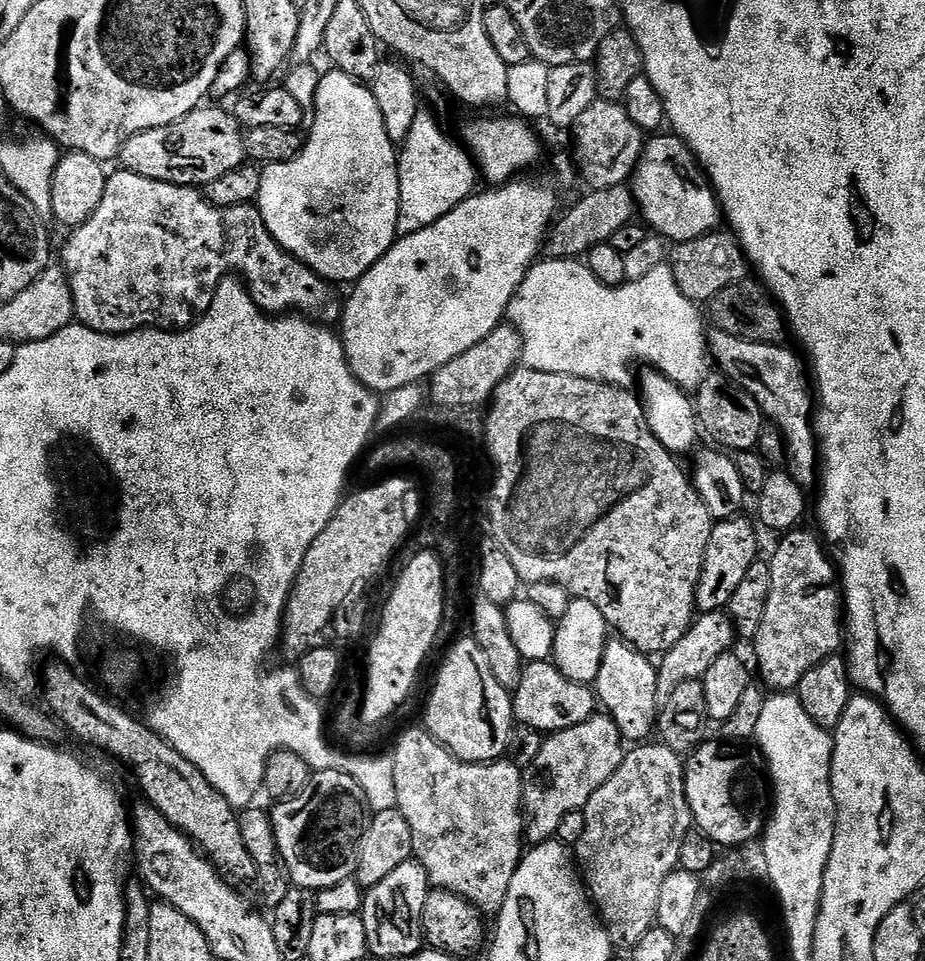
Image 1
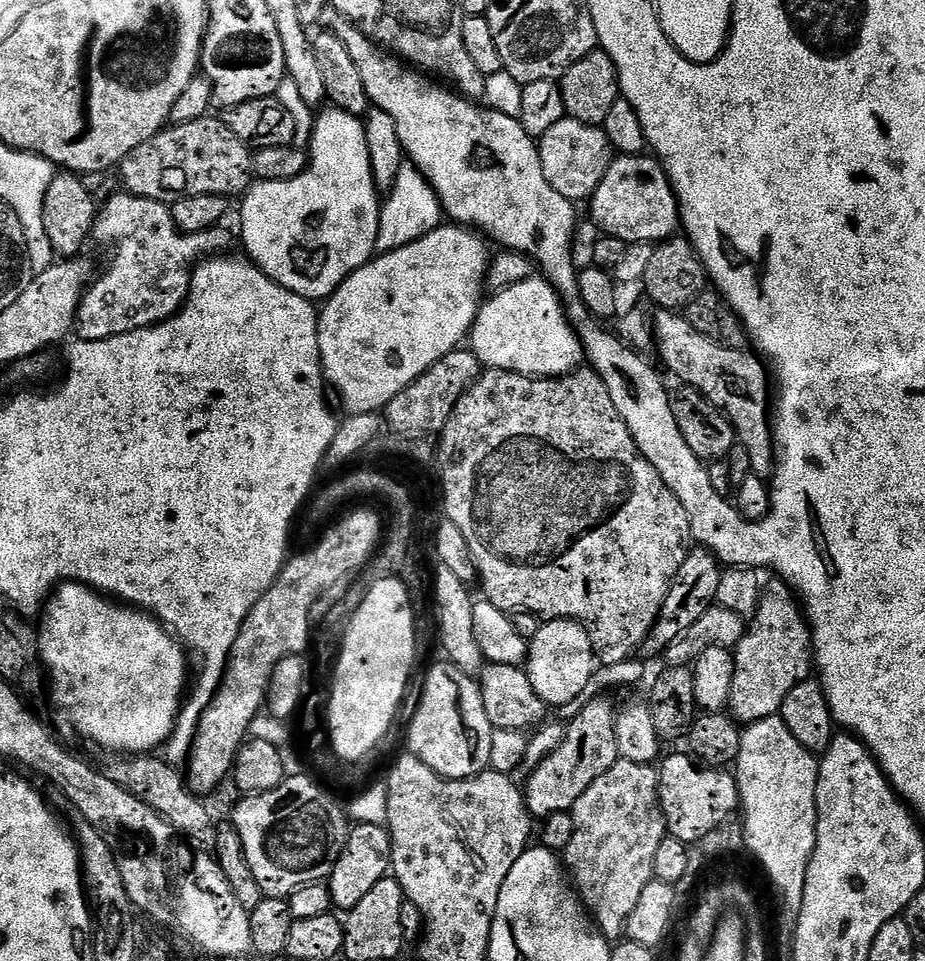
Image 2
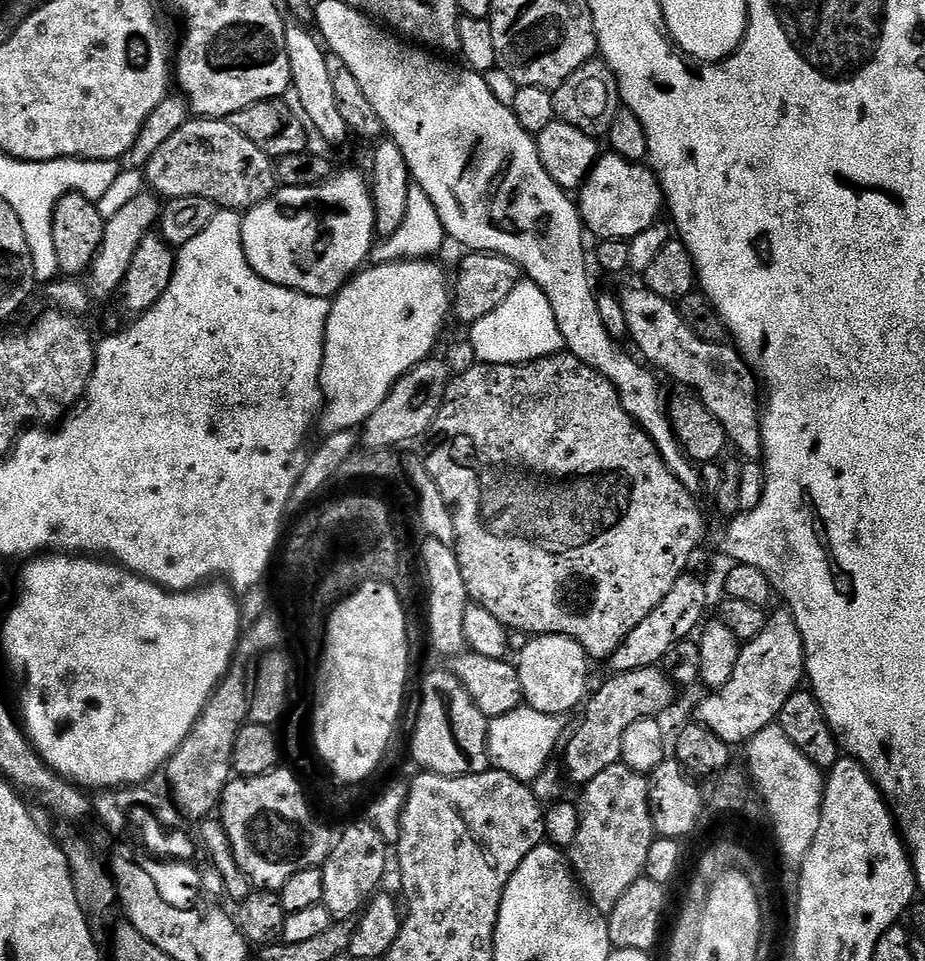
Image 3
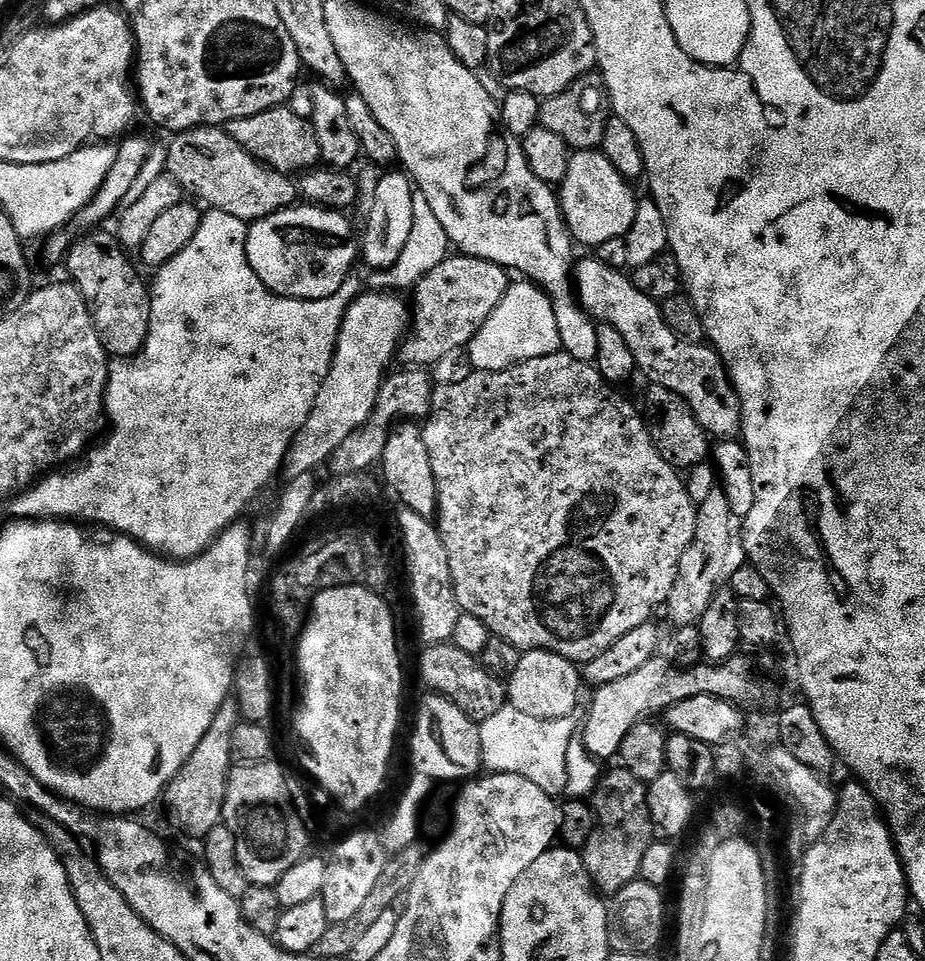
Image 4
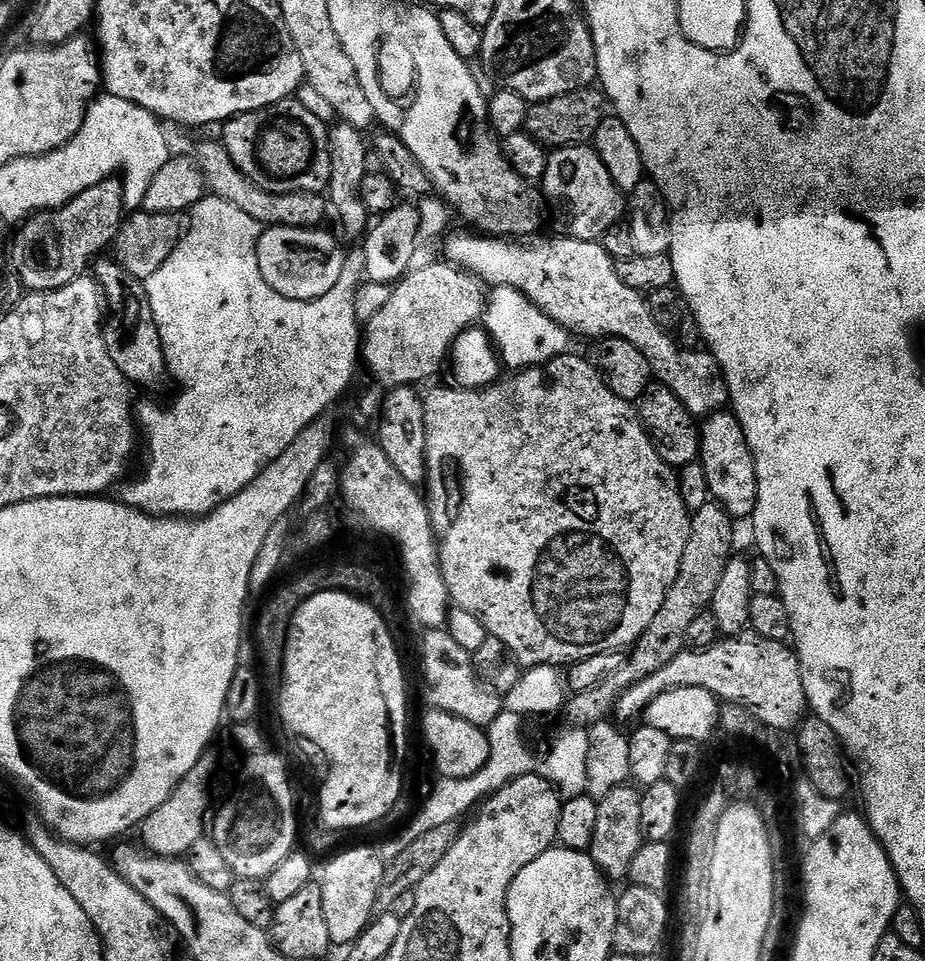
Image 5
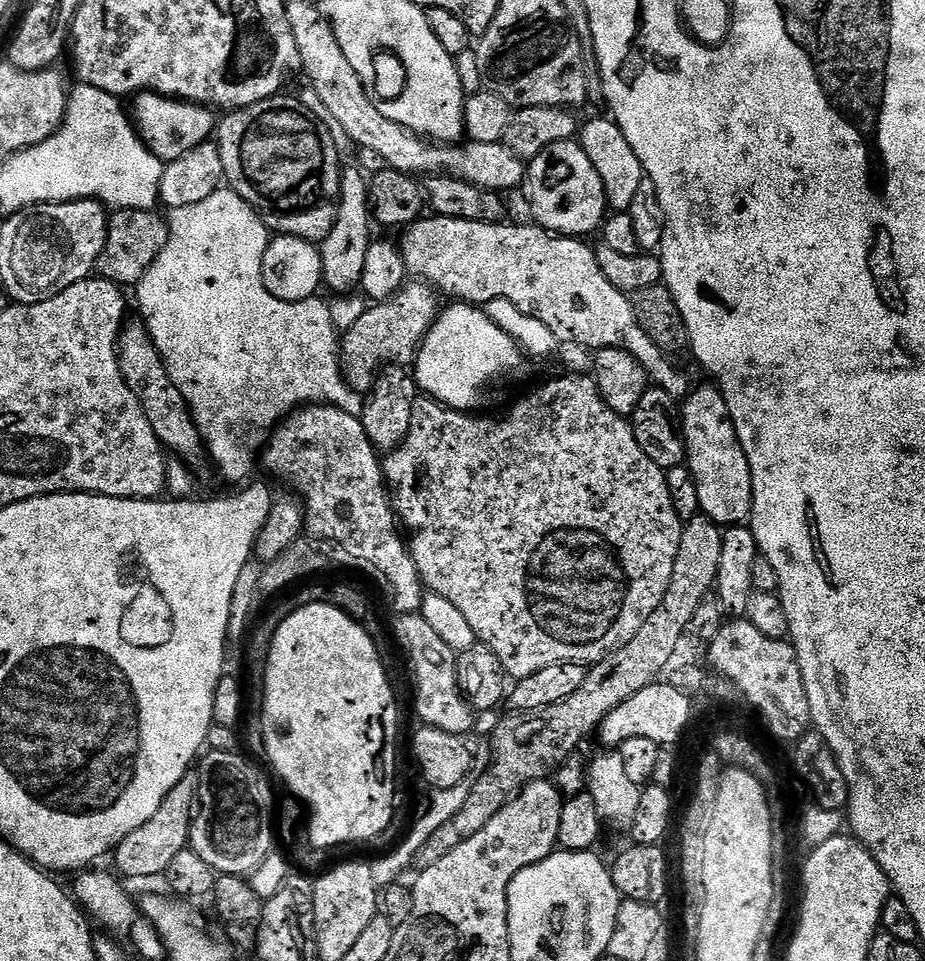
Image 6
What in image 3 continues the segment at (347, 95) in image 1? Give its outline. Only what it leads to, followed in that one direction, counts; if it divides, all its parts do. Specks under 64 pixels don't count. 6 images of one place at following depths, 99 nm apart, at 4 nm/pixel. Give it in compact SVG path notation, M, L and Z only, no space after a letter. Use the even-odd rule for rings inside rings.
M352 168L337 171L325 184L313 188L281 187L269 200L247 209L242 216L242 246L255 272L272 284L311 296L335 297L365 267L377 236L372 189L365 173L363 176Z

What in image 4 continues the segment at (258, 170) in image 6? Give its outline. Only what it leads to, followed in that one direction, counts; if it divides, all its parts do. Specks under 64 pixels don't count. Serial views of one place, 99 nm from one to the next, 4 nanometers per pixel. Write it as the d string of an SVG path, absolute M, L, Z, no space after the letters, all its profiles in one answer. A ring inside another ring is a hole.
M292 106L271 108L246 118L234 118L226 125L226 131L230 138L234 138L234 142L238 142L238 146L275 172L299 174L321 163L318 139L312 129L311 119L307 115L299 116Z

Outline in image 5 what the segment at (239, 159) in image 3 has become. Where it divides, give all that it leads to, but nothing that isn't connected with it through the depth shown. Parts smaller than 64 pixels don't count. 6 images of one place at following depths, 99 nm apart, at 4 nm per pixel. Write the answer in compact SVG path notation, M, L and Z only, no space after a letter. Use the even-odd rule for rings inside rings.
M208 140L196 148L194 163L199 169L201 178L204 179L204 187L209 193L234 206L238 210L246 210L250 218L254 218L261 226L275 226L278 228L311 228L315 229L324 220L324 208L326 200L323 195L314 192L295 192L294 194L274 194L262 190L254 182L250 182L240 173L238 166L230 158L223 143Z

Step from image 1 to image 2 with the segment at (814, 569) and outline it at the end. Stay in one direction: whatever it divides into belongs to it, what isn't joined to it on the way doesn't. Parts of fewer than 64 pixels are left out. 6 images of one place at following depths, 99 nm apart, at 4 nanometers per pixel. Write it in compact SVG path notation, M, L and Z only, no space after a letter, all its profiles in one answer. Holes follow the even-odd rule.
M776 578L769 583L756 611L750 627L745 631L738 645L739 653L736 673L734 674L734 686L732 687L732 698L730 701L730 712L741 725L756 724L767 716L775 716L784 704L786 694L794 690L801 680L809 679L814 668L814 647L812 644L812 630L810 620L798 599L797 593L788 586L783 579Z

